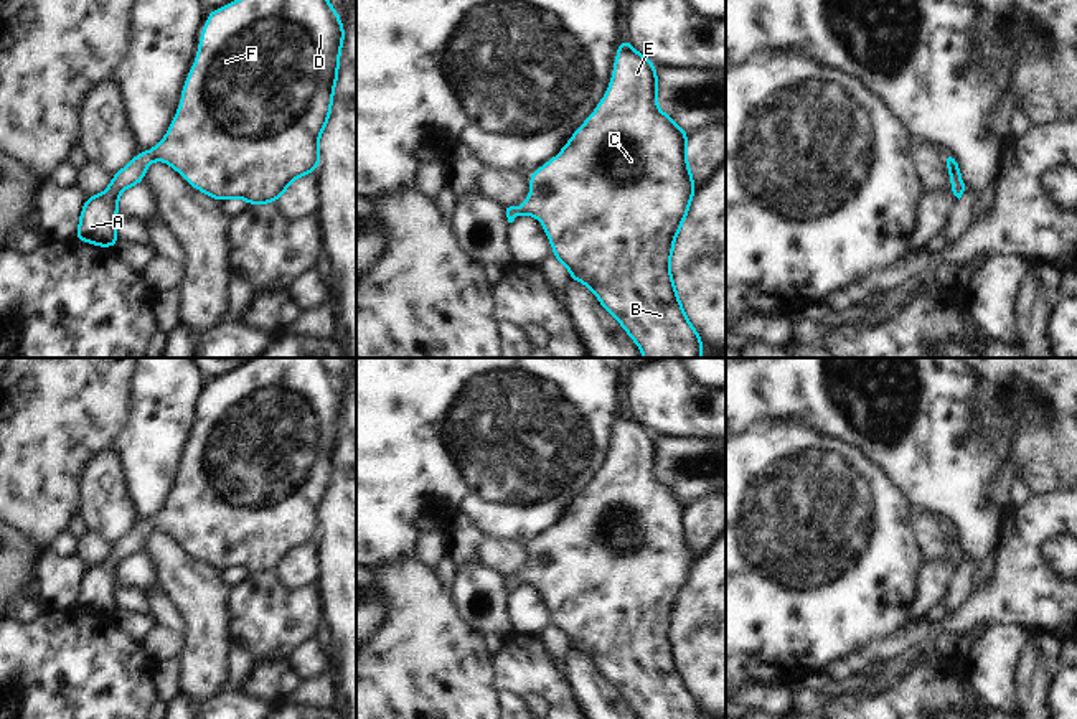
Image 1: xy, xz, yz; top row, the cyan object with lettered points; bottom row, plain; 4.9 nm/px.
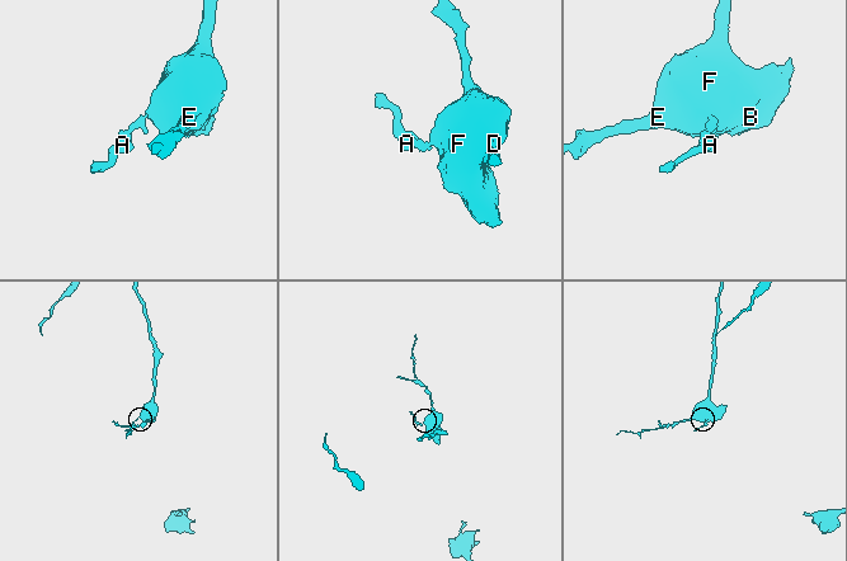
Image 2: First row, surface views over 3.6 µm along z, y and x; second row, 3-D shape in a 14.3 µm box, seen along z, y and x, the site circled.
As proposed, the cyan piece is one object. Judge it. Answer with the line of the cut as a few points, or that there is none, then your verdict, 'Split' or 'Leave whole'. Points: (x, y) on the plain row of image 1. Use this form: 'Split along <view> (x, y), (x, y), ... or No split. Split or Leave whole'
No split. Leave whole.

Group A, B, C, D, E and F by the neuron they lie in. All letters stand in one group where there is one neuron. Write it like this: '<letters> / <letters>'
A B C D E F

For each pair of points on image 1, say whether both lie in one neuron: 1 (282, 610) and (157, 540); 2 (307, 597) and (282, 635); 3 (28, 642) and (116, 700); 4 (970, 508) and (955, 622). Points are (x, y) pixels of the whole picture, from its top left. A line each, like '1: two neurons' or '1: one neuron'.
1: two neurons
2: one neuron
3: one neuron
4: two neurons

